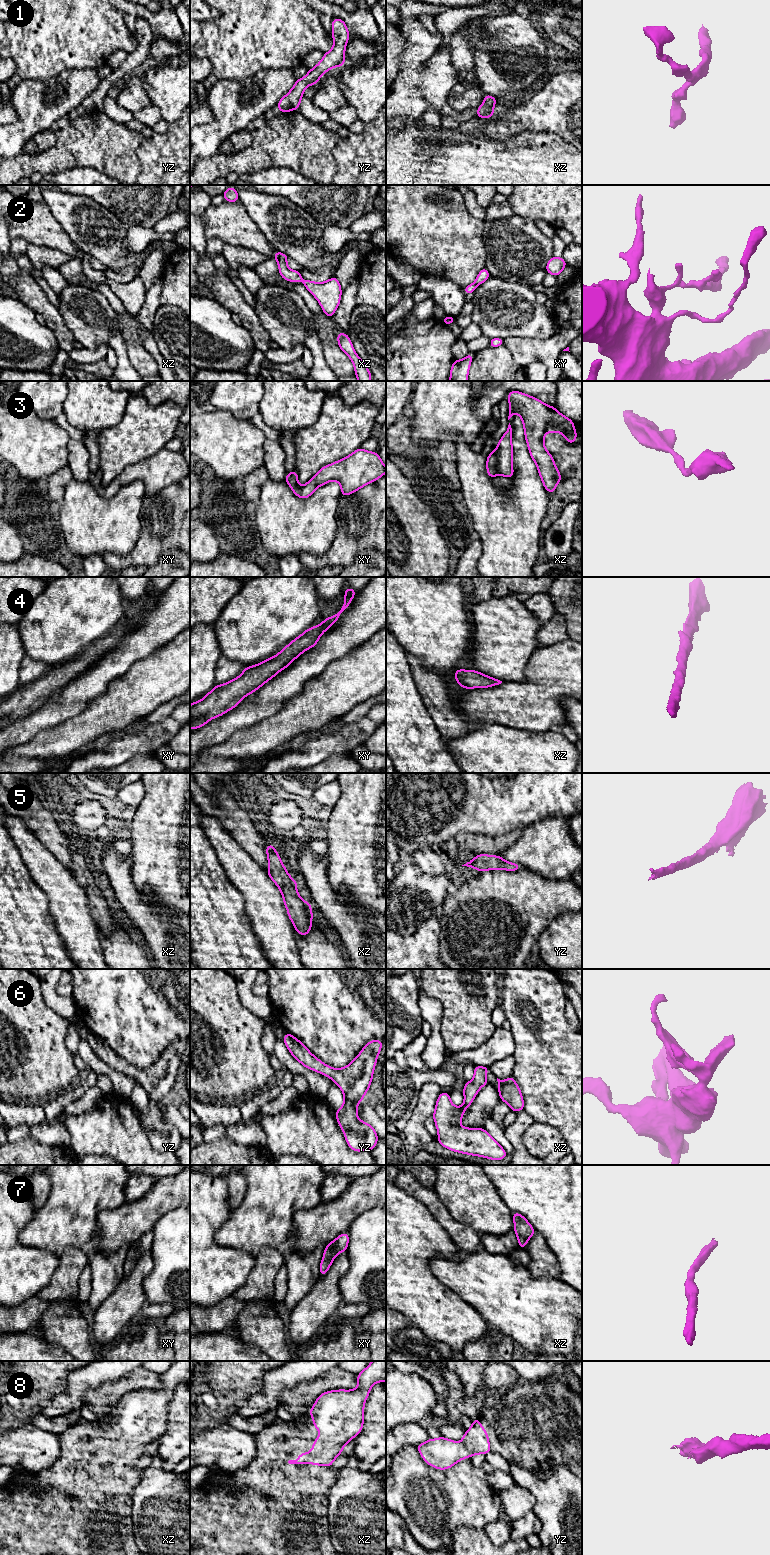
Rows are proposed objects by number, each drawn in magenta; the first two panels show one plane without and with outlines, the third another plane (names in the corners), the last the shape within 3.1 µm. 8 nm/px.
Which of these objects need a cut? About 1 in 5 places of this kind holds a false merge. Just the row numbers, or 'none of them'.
2

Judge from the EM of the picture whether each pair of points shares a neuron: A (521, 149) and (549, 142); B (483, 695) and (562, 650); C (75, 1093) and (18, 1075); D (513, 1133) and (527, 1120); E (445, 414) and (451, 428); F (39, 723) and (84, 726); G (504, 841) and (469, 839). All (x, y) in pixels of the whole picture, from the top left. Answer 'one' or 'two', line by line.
A: one
B: one
C: two
D: one
E: one
F: two
G: one

